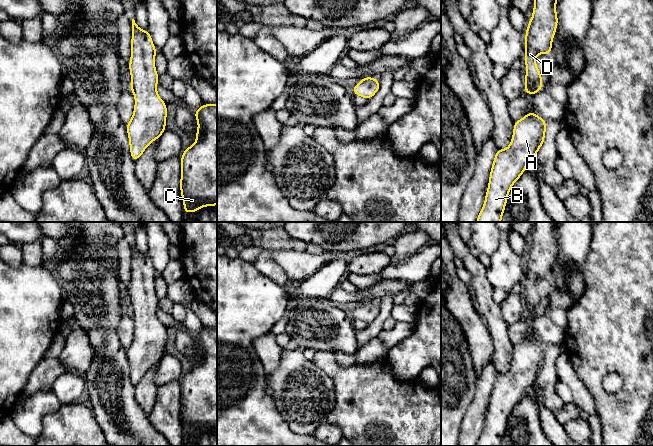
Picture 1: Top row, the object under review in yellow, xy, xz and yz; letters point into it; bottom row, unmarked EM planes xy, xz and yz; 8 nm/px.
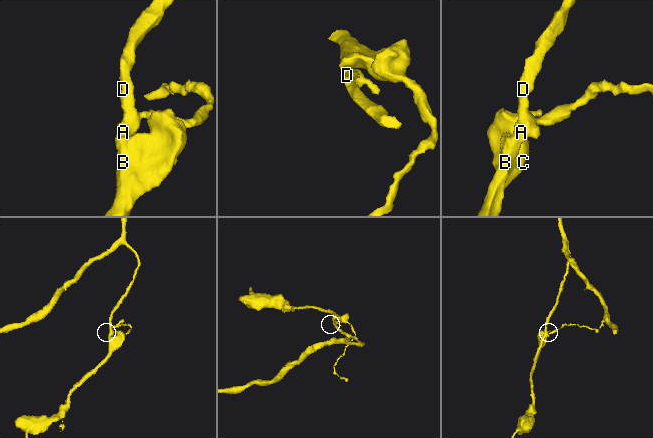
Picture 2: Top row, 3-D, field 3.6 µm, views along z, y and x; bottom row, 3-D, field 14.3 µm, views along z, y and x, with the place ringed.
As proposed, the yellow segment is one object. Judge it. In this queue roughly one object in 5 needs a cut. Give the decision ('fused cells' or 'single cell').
single cell

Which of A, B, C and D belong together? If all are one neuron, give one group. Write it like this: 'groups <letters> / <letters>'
groups A B C D

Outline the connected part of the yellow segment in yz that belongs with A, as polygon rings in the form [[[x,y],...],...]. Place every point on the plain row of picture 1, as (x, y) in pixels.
[[[534,336],[527,337],[522,343],[514,346],[513,360],[506,373],[498,373],[491,390],[485,426],[476,446],[501,446],[509,416],[514,407],[526,394],[529,385],[535,382],[543,369],[546,357],[546,344]]]

